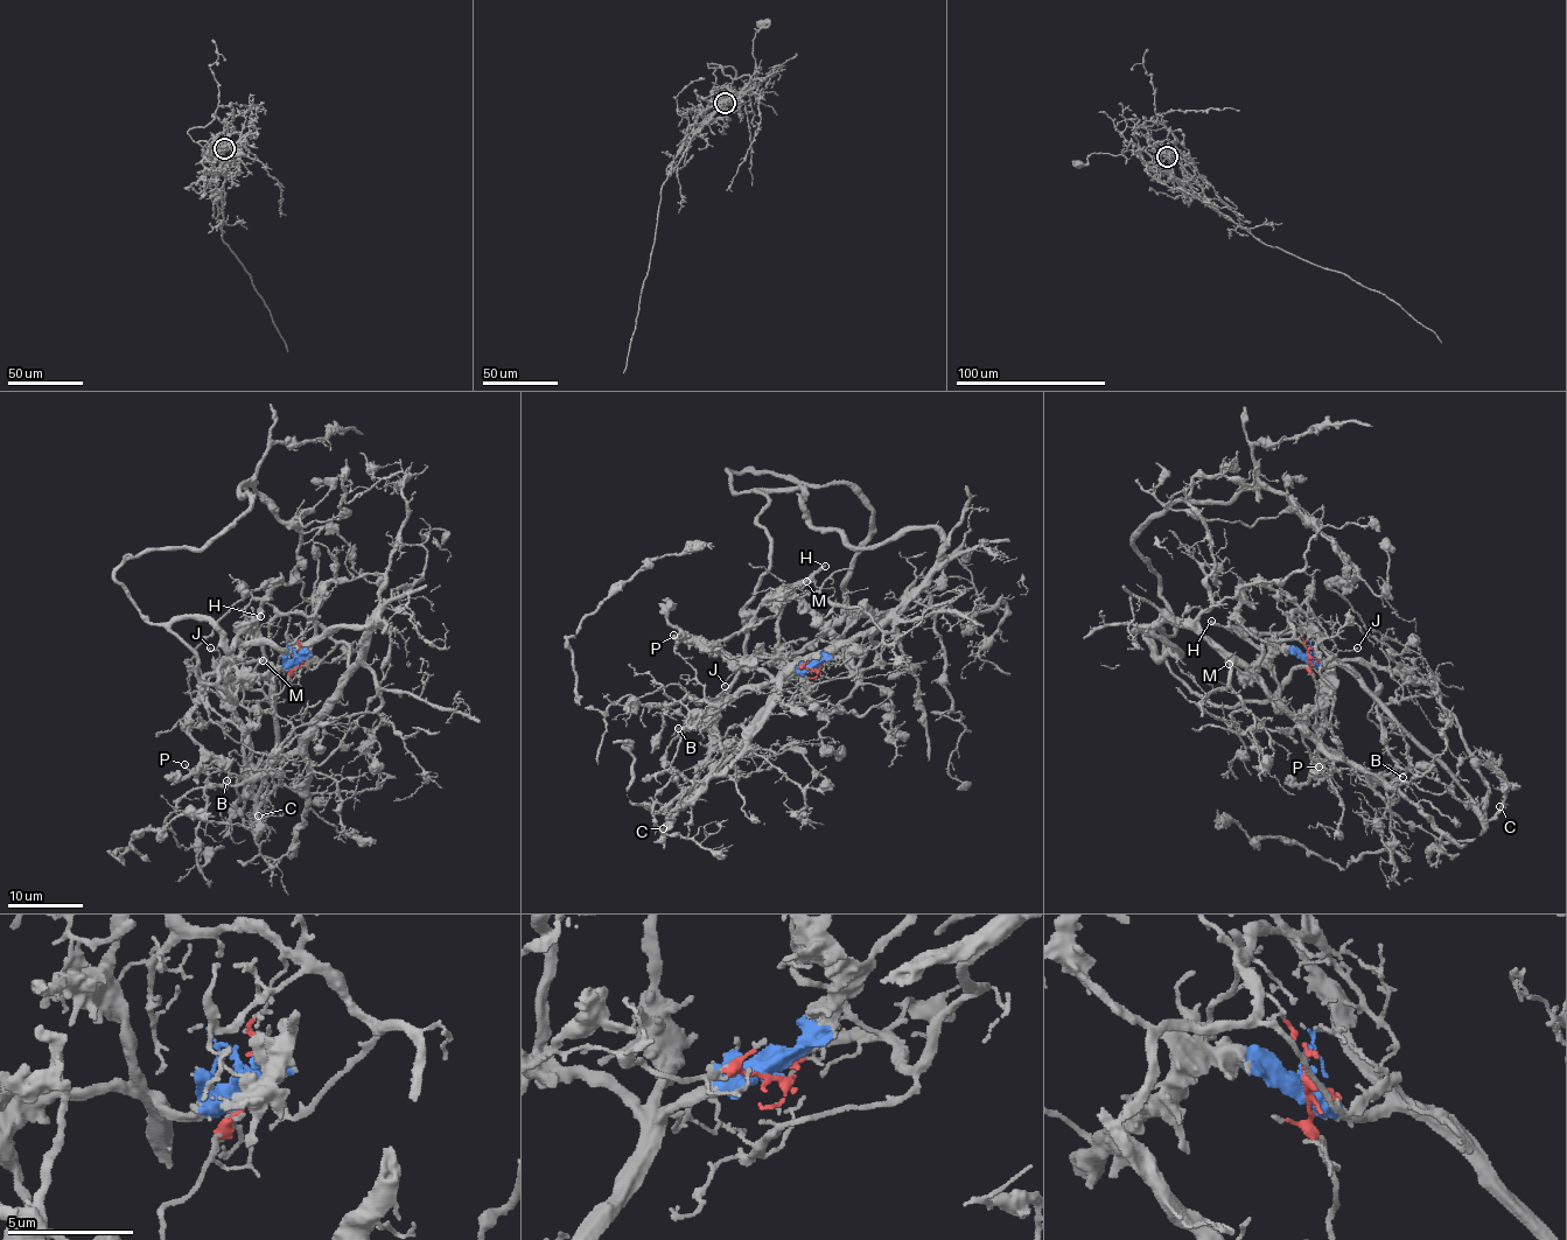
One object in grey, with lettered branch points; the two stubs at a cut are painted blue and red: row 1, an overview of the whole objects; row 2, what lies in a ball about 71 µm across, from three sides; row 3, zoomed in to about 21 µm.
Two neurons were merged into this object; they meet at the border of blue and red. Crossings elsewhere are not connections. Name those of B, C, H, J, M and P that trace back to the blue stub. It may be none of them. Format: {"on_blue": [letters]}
{"on_blue": ["H", "J", "M", "P"]}

